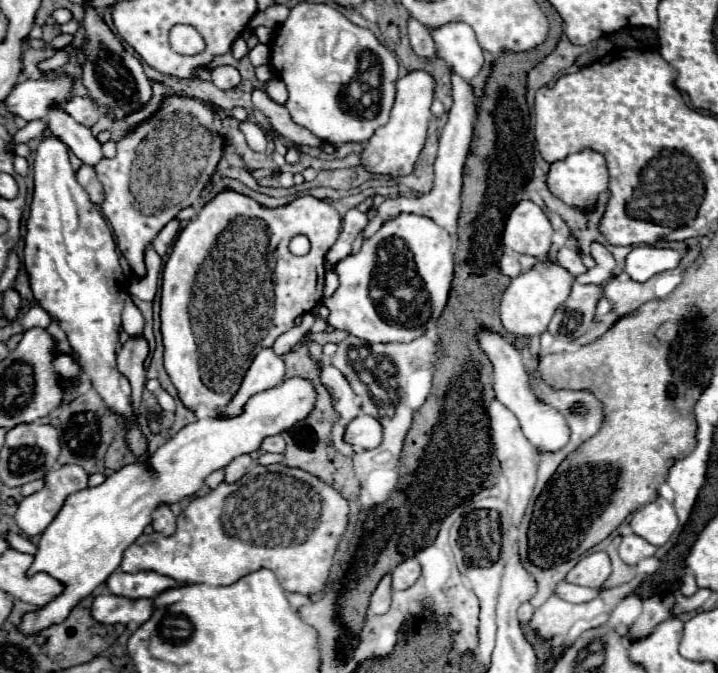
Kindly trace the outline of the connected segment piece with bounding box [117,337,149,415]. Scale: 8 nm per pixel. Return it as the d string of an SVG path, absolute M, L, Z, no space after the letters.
M143 337L129 339L121 351L117 353L117 367L119 373L125 375L131 383L131 399L133 399L133 411L135 415L139 413L139 403L141 403L141 393L145 387L145 357L147 357L147 341Z

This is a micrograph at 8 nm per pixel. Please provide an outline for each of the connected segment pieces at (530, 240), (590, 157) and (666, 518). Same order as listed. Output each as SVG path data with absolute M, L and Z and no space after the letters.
M519 201L503 231L503 241L509 249L533 257L543 257L549 253L551 237L551 221L533 201Z
M591 149L571 153L571 155L567 155L567 159L561 159L561 161L555 161L555 163L549 165L547 187L549 187L549 191L557 199L561 199L563 203L567 203L575 211L579 211L579 213L591 213L597 207L599 195L609 189L607 161L603 159L603 155L599 155L597 151L591 151Z
M663 497L637 509L631 517L633 533L637 533L639 537L643 537L655 547L665 545L669 537L675 533L677 525L679 525L679 519L675 515L675 509Z

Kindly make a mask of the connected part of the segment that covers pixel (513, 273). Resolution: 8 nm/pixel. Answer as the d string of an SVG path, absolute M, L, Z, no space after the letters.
M505 253L505 255L501 257L499 267L501 267L501 271L503 271L505 275L509 275L509 277L517 277L517 275L521 273L519 259L517 259L517 255L513 255L513 253Z

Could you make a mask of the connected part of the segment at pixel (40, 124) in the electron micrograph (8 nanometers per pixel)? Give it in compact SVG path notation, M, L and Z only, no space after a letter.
M29 121L23 129L17 131L17 135L13 137L13 145L17 143L27 143L35 137L43 137L45 135L45 129L47 129L47 123L45 121Z

